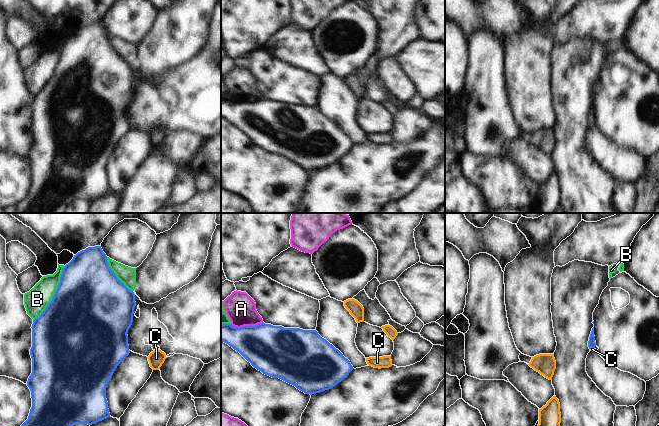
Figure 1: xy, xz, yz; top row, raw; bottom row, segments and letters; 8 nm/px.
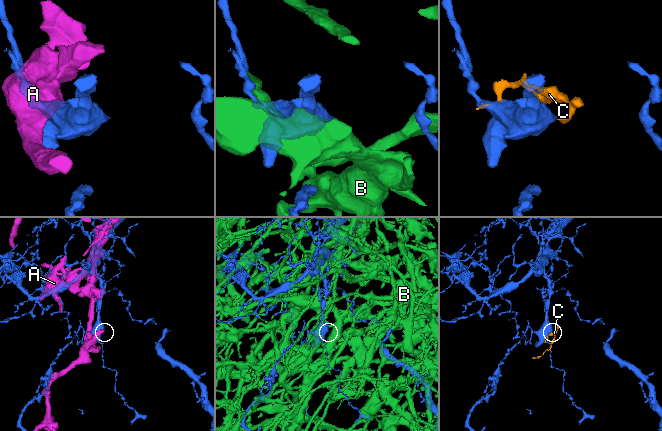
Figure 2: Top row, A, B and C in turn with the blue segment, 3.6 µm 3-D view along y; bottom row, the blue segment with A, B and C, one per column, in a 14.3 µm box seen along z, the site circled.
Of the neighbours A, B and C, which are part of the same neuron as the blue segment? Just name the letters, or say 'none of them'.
C

